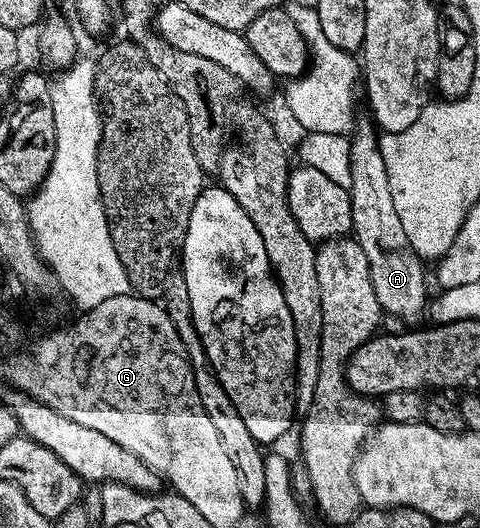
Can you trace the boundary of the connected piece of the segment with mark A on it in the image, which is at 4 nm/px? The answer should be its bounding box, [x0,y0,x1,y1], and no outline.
[347,117,429,322]

